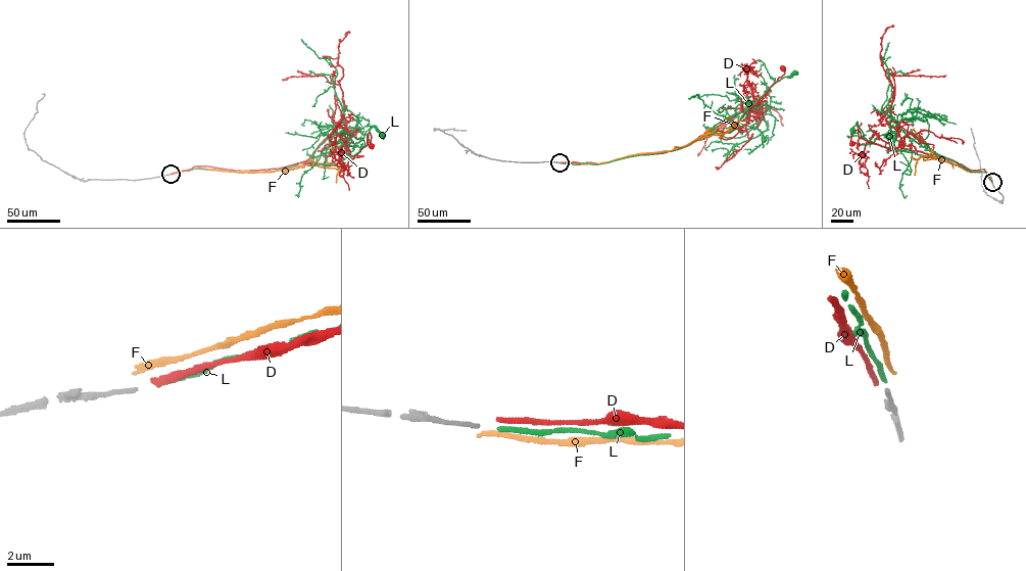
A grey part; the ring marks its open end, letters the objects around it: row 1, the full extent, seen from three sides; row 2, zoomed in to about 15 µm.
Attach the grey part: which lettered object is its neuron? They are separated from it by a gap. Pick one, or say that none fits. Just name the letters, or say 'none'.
L

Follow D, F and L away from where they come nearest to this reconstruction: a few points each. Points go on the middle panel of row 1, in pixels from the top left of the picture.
D: (560, 162), (602, 163), (629, 155), (662, 153), (685, 145), (713, 130), (725, 133), (783, 75), (782, 68)
F: (559, 162), (598, 163), (637, 153), (672, 150), (718, 128), (734, 129), (735, 123), (728, 116)
L: (560, 162), (600, 163), (685, 146), (714, 129), (729, 128), (774, 82), (795, 73)

